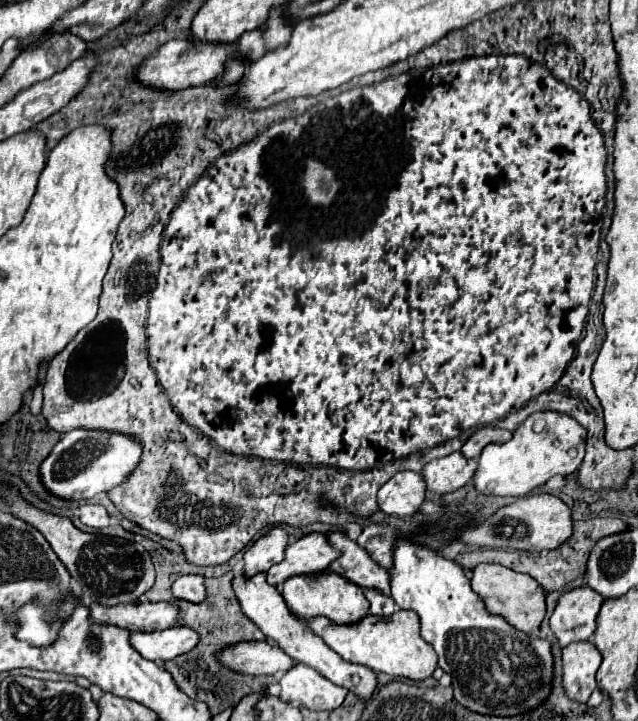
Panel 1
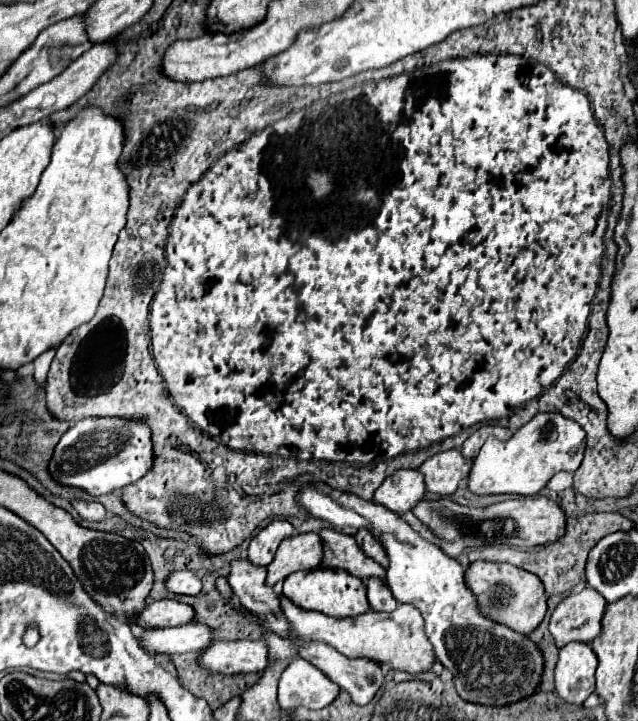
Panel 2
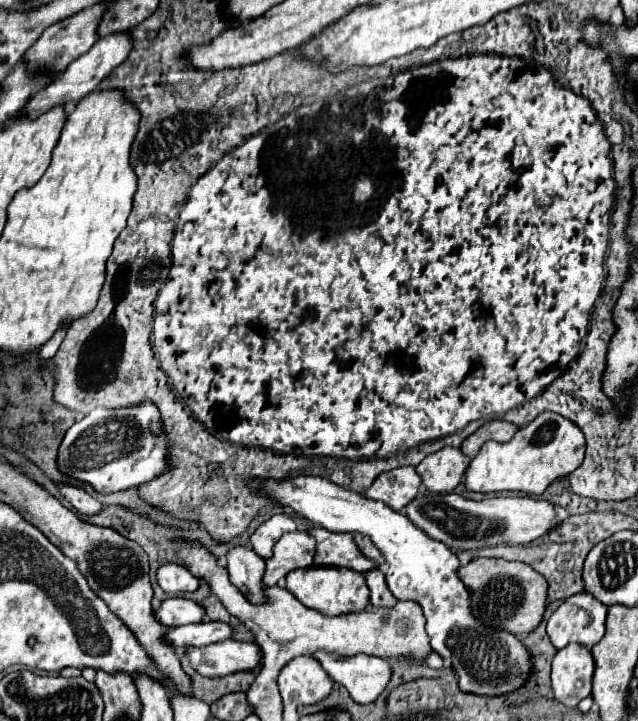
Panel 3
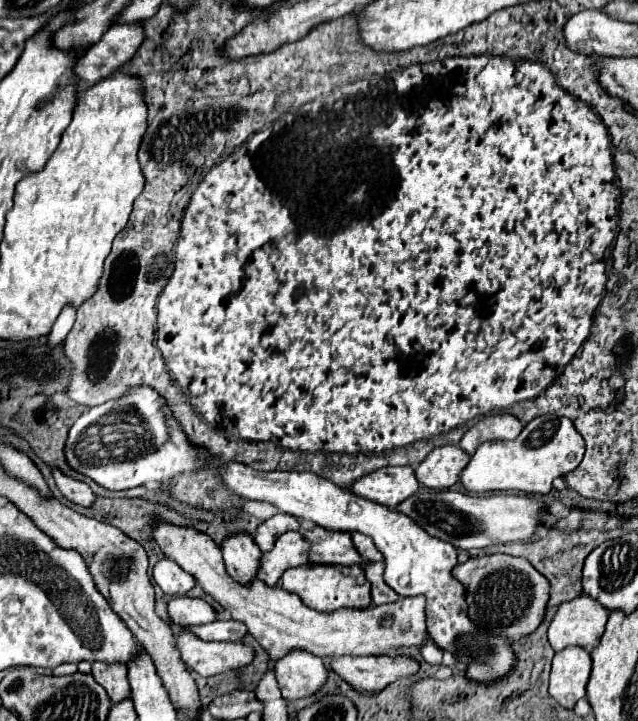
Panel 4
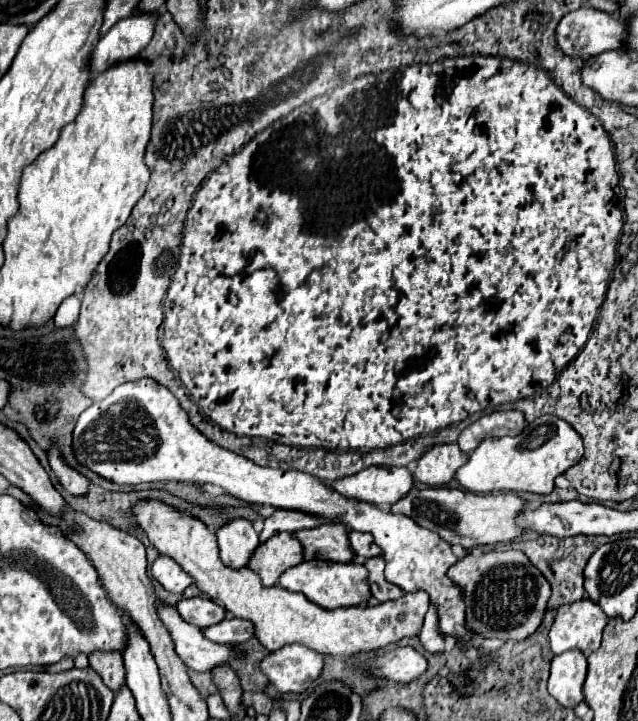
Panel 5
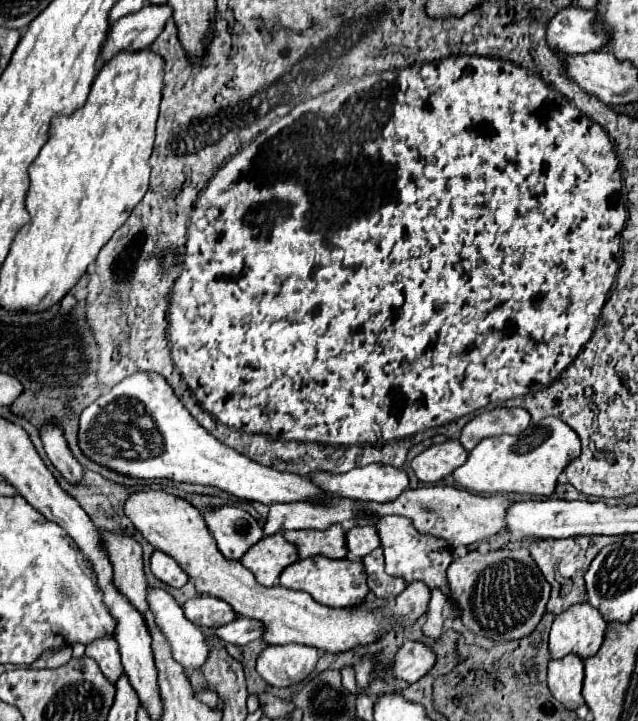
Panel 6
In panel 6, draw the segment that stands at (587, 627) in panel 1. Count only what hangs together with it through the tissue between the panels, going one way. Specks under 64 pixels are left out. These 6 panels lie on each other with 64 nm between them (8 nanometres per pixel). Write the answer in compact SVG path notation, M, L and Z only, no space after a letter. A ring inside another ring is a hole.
M588 602L574 604L574 606L566 608L564 612L560 612L552 624L550 654L554 660L562 658L566 654L578 654L582 660L586 660L588 656L598 652L602 638L604 638L604 630L606 630L606 620L600 616L600 612L596 608L592 608Z

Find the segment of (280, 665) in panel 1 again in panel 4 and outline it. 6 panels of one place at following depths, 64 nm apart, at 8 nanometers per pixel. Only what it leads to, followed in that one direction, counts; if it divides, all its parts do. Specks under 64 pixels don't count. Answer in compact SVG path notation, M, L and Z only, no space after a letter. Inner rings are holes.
M182 628L176 632L178 650L184 664L200 676L214 676L248 666L254 660L254 648L242 642L204 642L188 636Z

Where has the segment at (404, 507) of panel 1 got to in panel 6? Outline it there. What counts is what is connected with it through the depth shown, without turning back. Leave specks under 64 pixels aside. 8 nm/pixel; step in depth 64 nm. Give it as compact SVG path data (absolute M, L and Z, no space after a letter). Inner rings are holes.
M368 464L338 476L316 472L312 474L312 480L316 480L316 484L320 484L320 488L324 488L328 494L378 504L396 500L408 488L406 470L386 464Z

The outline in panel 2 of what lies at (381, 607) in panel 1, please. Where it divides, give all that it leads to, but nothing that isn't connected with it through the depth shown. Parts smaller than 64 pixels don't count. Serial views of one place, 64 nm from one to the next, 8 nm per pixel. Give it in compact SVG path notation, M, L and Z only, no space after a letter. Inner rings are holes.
M368 580L366 592L370 608L376 612L392 612L398 606L396 600L392 600L392 594L388 592L388 586L382 580Z

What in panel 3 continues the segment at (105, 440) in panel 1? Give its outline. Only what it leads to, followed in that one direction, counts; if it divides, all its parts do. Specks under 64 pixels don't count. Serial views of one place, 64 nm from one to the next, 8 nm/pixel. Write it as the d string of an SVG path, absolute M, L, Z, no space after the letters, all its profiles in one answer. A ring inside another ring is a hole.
M140 404L140 408L120 408L106 410L96 408L64 434L58 448L56 466L68 478L90 484L96 492L112 494L118 490L128 490L140 486L158 472L164 472L166 448L156 448L156 442L164 440L164 434L152 434L152 422L160 422L160 414L152 404Z

